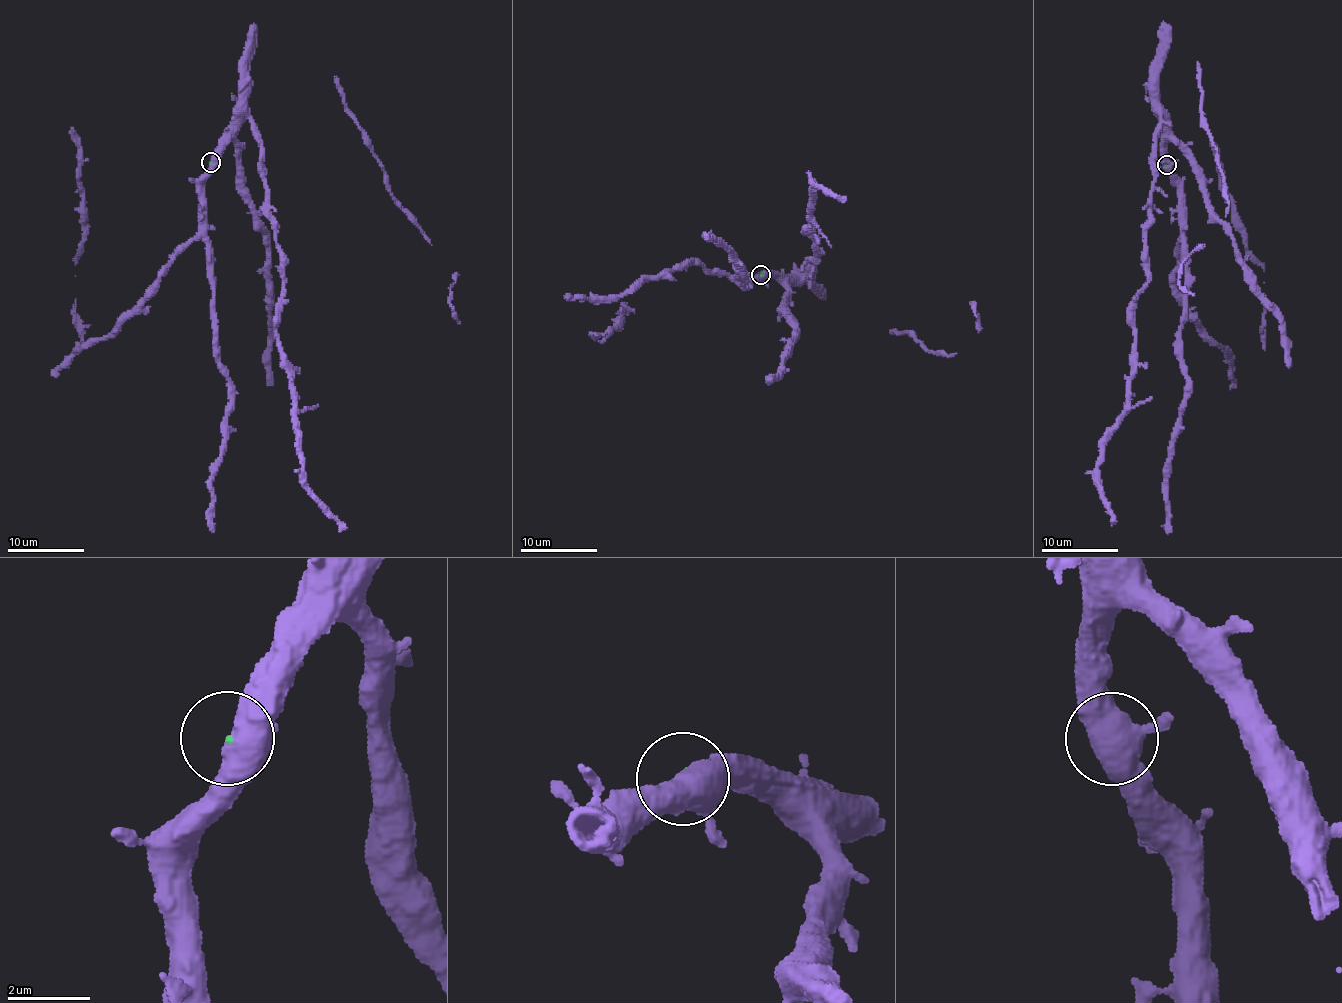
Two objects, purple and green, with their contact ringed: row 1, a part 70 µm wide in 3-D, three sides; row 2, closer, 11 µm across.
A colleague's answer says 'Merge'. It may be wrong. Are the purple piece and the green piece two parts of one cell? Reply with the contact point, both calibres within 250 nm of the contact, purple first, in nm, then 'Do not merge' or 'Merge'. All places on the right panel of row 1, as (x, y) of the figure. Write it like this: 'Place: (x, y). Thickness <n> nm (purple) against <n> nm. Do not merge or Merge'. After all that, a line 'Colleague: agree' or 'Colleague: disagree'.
Place: (1166, 164). Thickness 460 nm (purple) against 70 nm. Do not merge
Colleague: disagree

